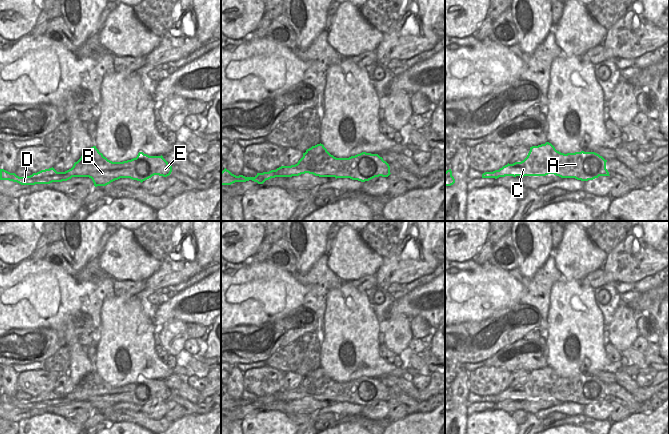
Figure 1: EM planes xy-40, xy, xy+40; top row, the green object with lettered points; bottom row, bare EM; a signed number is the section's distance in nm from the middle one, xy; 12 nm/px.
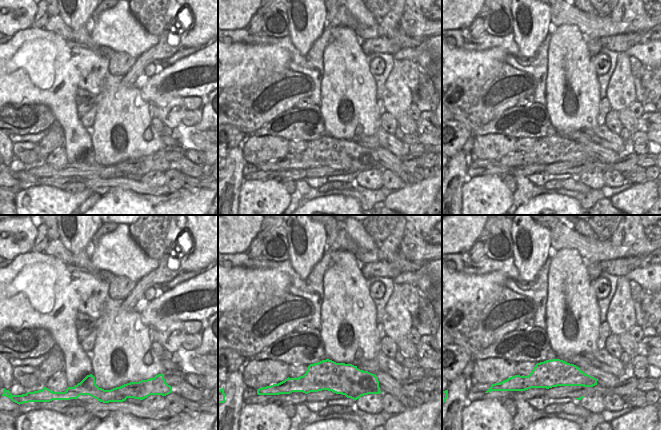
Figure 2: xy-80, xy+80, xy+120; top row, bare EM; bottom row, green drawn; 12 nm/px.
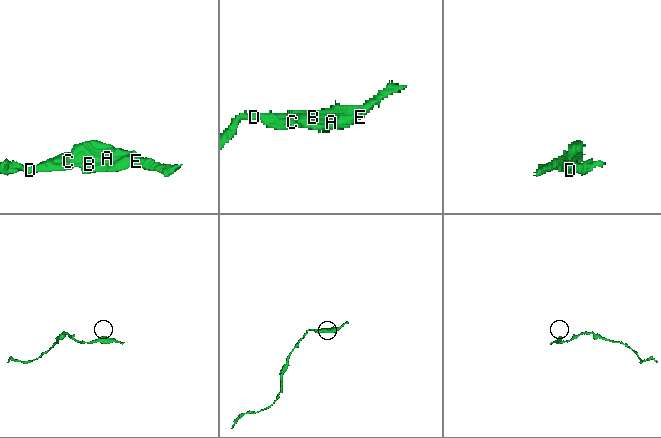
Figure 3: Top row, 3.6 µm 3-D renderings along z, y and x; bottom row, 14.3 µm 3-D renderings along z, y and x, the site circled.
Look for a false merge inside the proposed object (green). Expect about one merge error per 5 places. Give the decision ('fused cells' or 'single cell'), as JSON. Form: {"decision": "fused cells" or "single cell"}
{"decision": "single cell"}

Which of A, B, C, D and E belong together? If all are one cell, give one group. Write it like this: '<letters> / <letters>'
A B C D E

